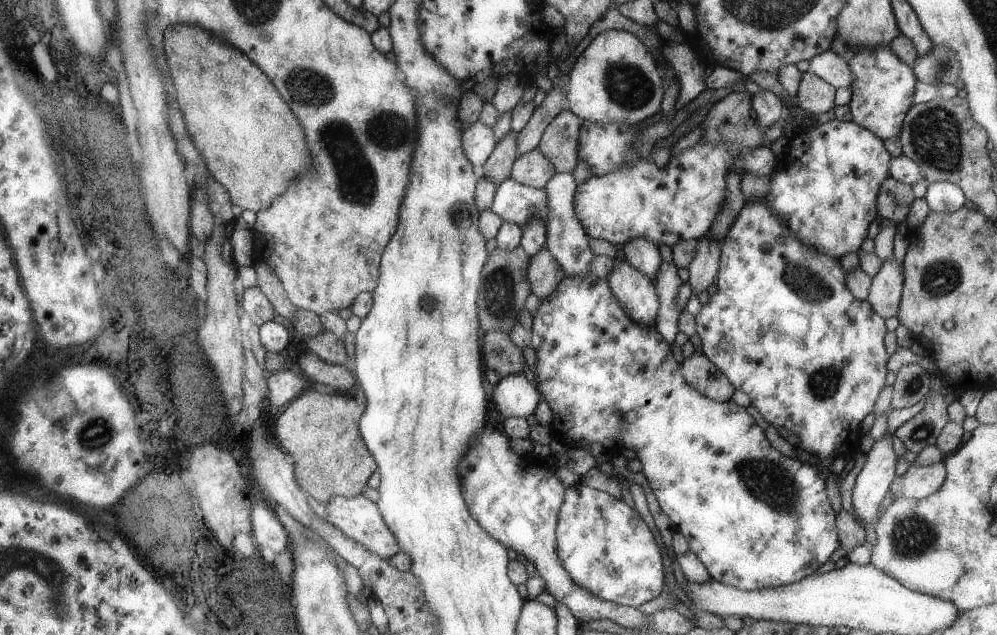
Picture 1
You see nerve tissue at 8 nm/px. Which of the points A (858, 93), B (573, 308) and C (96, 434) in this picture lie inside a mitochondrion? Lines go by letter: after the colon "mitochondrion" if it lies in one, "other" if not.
A: other
B: other
C: mitochondrion

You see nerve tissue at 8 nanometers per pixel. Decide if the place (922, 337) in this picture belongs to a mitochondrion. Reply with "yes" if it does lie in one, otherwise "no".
no

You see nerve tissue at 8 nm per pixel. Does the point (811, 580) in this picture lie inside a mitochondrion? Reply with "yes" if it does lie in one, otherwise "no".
no

